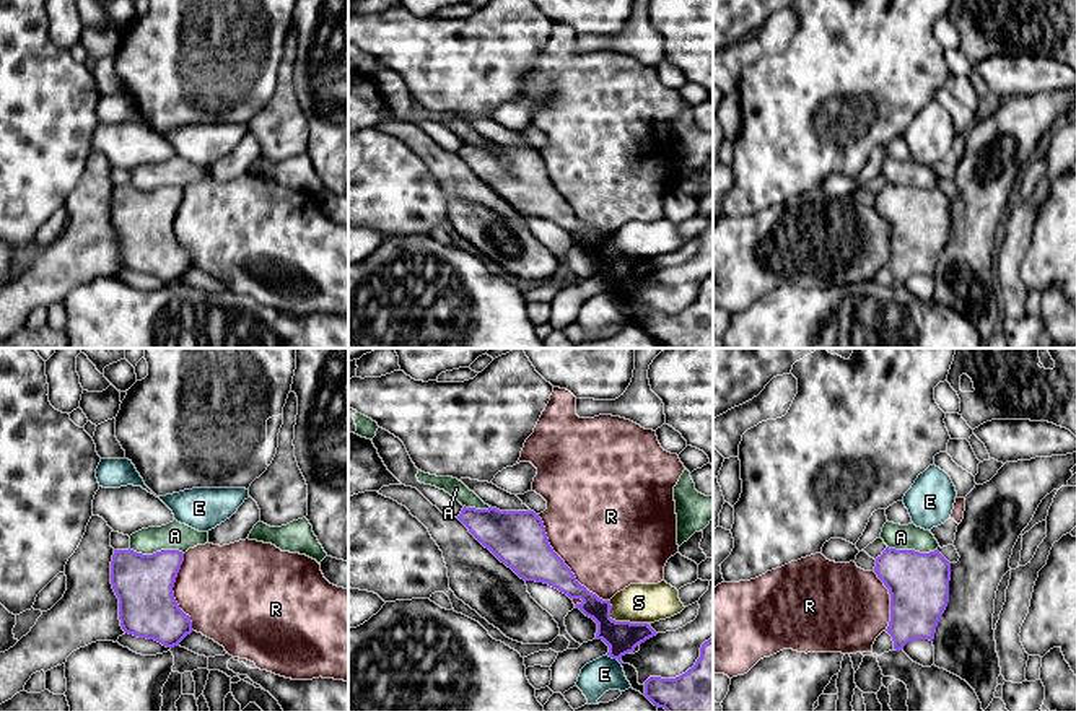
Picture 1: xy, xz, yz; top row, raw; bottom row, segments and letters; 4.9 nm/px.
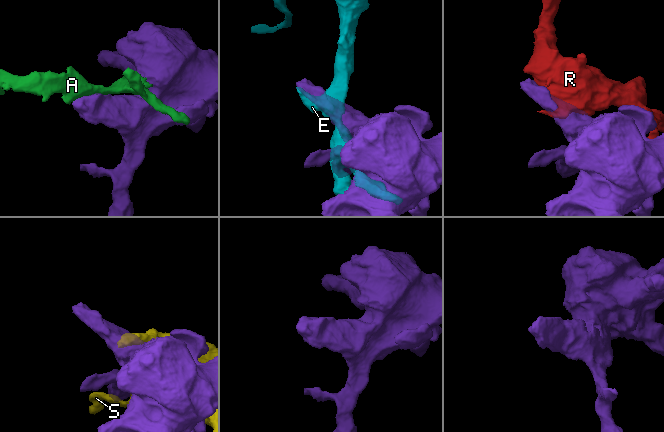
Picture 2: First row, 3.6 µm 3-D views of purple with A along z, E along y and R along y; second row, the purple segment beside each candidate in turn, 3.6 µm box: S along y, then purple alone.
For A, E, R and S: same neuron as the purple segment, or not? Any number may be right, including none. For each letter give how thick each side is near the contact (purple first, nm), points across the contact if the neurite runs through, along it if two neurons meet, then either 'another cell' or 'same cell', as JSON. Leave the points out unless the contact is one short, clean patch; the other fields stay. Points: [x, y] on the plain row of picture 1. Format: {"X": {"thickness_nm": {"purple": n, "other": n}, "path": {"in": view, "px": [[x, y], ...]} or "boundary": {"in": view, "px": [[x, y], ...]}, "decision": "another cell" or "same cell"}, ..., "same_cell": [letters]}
{"A": {"thickness_nm": {"purple": 280, "other": 140}, "decision": "same cell"}, "E": {"thickness_nm": {"purple": 160, "other": 170}, "decision": "another cell"}, "R": {"thickness_nm": {"purple": 260, "other": 480}, "decision": "another cell"}, "S": {"thickness_nm": {"purple": 160, "other": 190}, "decision": "another cell"}, "same_cell": ["A"]}

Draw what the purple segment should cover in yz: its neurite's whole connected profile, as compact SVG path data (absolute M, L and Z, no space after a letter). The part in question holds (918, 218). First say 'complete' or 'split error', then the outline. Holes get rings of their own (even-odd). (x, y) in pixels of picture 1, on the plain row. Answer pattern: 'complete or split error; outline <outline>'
complete; outline M886 184L874 208L890 229L887 268L894 285L913 275L934 275L936 262L949 238L951 198L938 187Z

